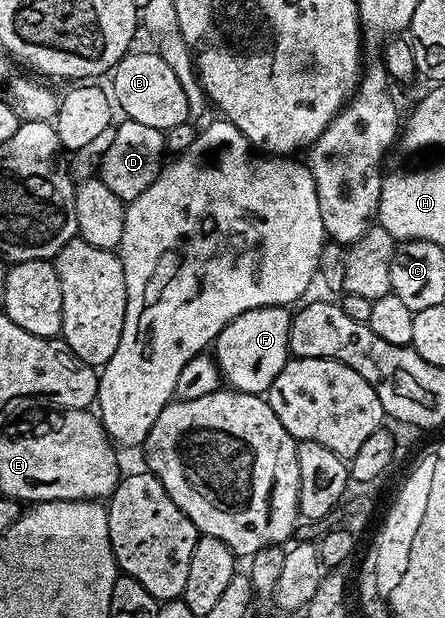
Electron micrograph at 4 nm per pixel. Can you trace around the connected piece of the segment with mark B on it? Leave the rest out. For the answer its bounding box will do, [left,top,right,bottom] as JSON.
[112,51,190,131]

